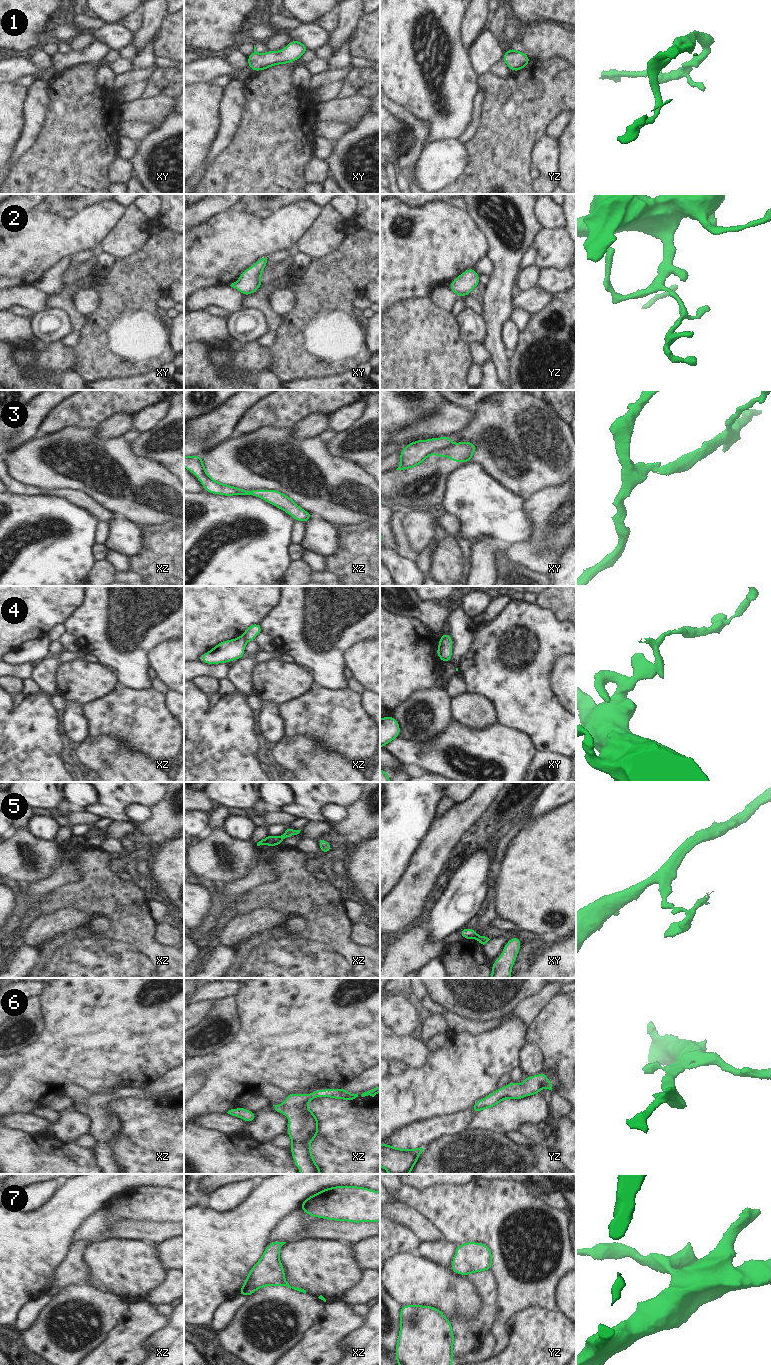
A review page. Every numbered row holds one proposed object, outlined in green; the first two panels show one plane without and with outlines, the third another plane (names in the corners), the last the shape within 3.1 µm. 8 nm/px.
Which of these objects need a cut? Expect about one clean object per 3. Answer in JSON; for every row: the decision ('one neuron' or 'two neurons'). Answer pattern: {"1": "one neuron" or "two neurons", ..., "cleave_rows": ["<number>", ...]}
{"1": "two neurons", "2": "one neuron", "3": "two neurons", "4": "two neurons", "5": "two neurons", "6": "one neuron", "7": "one neuron", "cleave_rows": ["1", "3", "4", "5"]}

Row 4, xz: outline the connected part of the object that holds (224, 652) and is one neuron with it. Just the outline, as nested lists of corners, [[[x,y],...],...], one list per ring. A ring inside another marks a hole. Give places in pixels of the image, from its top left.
[[[243,636],[218,643],[207,653],[200,657],[200,661],[206,664],[229,663],[233,659],[244,657],[246,642]]]

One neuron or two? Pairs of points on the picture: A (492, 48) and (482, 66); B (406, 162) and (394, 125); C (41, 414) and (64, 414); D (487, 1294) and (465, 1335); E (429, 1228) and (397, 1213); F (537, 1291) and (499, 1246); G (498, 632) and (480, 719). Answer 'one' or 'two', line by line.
A: one
B: two
C: two
D: one
E: one
F: one
G: two

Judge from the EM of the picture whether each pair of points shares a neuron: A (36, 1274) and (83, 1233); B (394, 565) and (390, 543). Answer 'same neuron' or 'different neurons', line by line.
A: different neurons
B: different neurons

